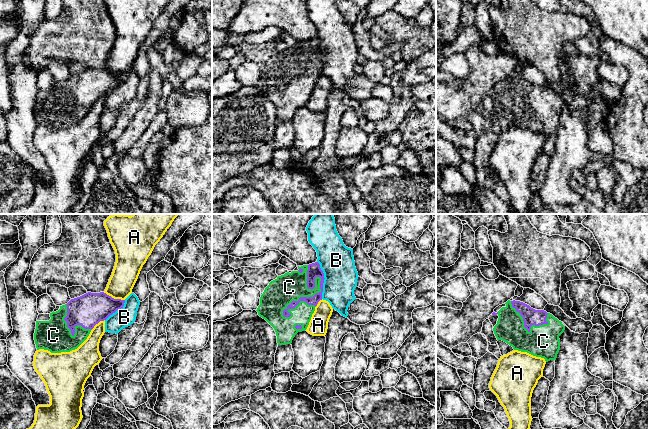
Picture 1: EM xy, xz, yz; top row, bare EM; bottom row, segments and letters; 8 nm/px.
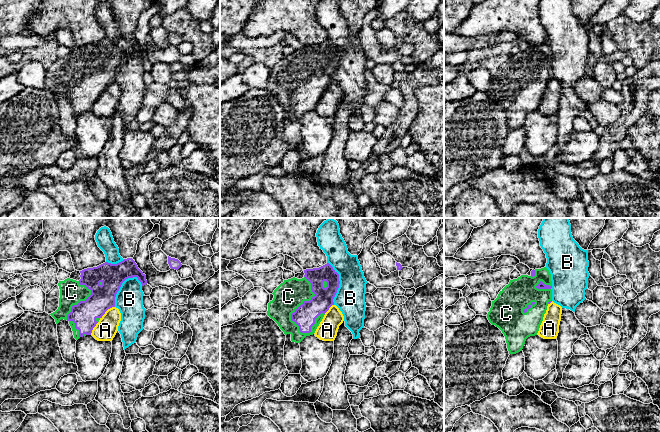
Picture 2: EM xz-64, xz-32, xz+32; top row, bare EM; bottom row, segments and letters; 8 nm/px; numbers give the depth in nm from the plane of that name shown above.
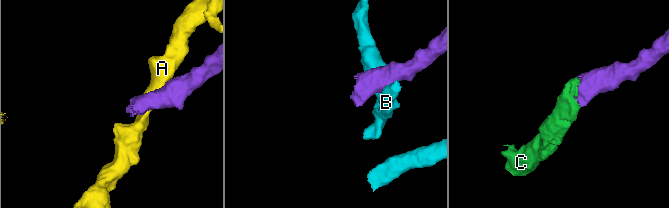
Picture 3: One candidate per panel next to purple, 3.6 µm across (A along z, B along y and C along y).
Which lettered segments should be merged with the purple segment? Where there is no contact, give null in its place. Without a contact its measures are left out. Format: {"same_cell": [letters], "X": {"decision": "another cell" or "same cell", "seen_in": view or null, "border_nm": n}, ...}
{"same_cell": ["C"], "A": {"decision": "another cell", "seen_in": "xy", "border_nm": 190}, "B": {"decision": "another cell", "seen_in": "xz", "border_nm": 300}, "C": {"decision": "same cell", "seen_in": "xz", "border_nm": 460}}

